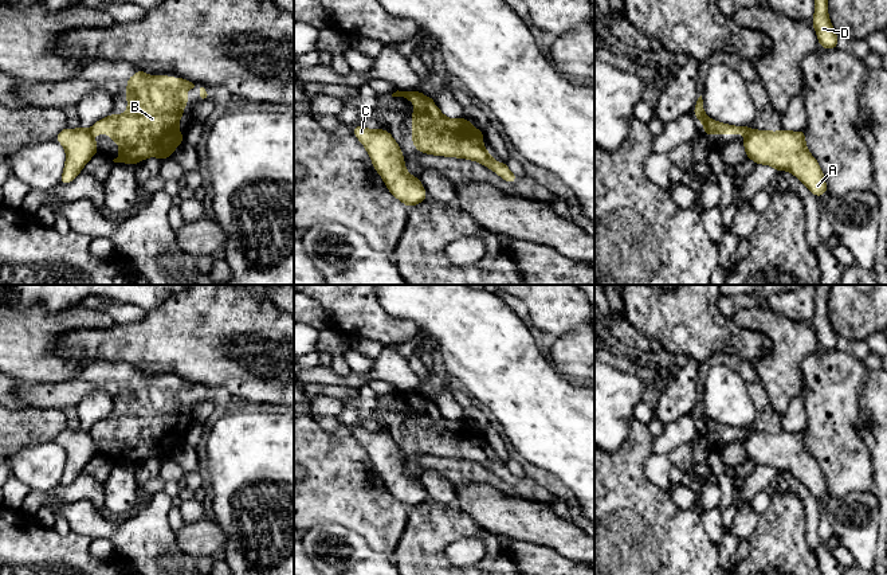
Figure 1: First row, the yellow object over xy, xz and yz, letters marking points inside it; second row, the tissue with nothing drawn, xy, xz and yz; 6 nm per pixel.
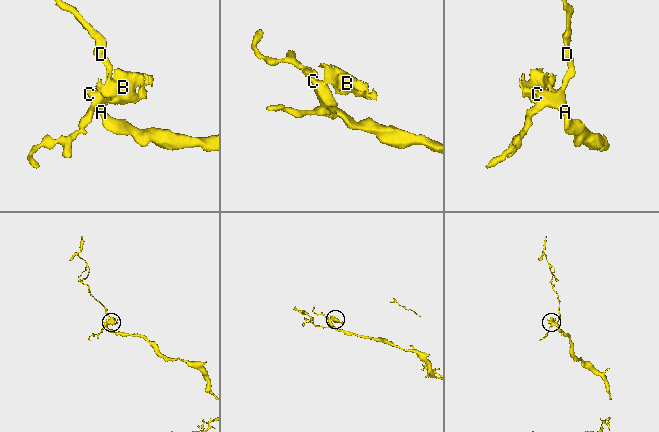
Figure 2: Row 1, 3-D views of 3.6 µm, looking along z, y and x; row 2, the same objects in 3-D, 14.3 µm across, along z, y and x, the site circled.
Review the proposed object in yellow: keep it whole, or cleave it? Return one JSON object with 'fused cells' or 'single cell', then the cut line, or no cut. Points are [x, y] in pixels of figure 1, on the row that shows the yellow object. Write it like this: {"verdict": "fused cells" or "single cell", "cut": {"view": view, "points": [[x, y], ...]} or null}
{"verdict": "fused cells", "cut": {"view": "xy", "points": [[87, 129], [91, 135]]}}

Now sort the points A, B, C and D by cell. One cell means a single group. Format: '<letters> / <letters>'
A C D / B

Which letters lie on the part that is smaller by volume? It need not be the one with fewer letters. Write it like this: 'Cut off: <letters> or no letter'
Cut off: B

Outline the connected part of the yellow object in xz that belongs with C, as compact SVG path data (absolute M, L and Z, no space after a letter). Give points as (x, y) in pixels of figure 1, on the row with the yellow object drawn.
M360 125L353 128L353 134L365 146L374 169L396 199L408 208L427 199L420 179L407 172L401 149L389 132Z

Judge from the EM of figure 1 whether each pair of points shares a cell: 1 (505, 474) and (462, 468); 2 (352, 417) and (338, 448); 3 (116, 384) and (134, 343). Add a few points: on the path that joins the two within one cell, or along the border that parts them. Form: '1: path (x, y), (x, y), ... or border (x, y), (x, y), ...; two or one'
1: path (494, 474), (481, 468), (473, 468); one
2: border (338, 431), (352, 434); two
3: border (95, 356), (103, 360), (125, 360), (154, 376); two

